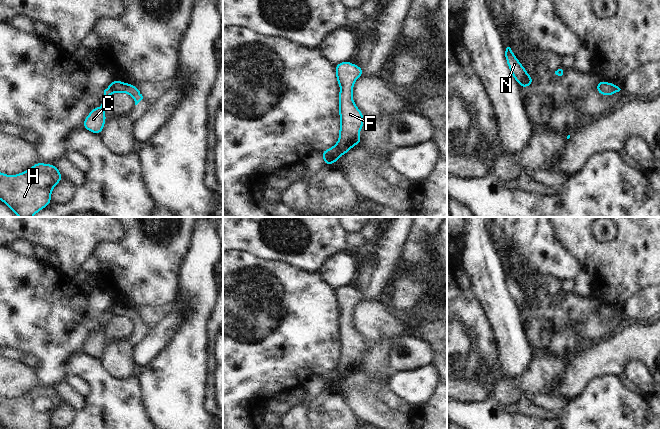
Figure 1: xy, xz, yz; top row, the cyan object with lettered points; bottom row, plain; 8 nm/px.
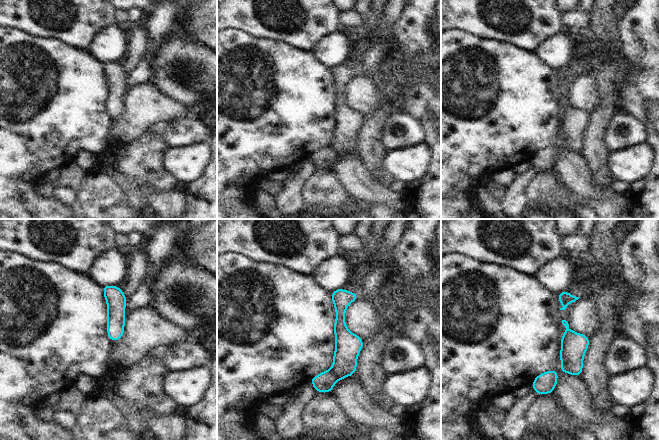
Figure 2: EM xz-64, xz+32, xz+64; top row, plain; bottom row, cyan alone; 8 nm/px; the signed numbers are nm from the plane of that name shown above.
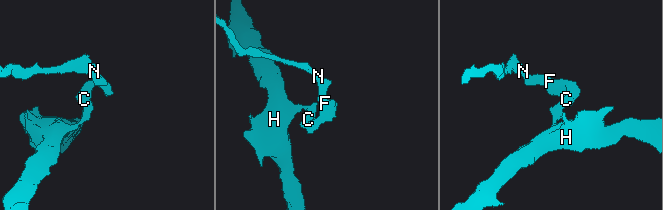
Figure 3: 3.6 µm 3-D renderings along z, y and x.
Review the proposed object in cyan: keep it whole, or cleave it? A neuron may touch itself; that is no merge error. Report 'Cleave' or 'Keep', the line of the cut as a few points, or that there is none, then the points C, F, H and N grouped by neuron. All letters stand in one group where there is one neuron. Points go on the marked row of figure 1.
Cleave. Split along xy (111, 83), (115, 91). Groups: C H / F N

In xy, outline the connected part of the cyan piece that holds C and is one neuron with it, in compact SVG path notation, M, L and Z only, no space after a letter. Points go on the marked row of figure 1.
M112 83L104 90L104 100L102 102L102 104L97 107L97 108L93 108L89 115L87 117L84 118L84 122L83 122L83 127L96 134L96 135L100 135L104 125L106 124L106 112L104 109L105 103L107 101L107 99L115 92L115 89L112 85Z

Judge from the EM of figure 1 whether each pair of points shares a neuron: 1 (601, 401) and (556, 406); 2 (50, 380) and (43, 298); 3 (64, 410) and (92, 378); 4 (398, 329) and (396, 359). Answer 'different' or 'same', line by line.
1: different
2: same
3: different
4: different

